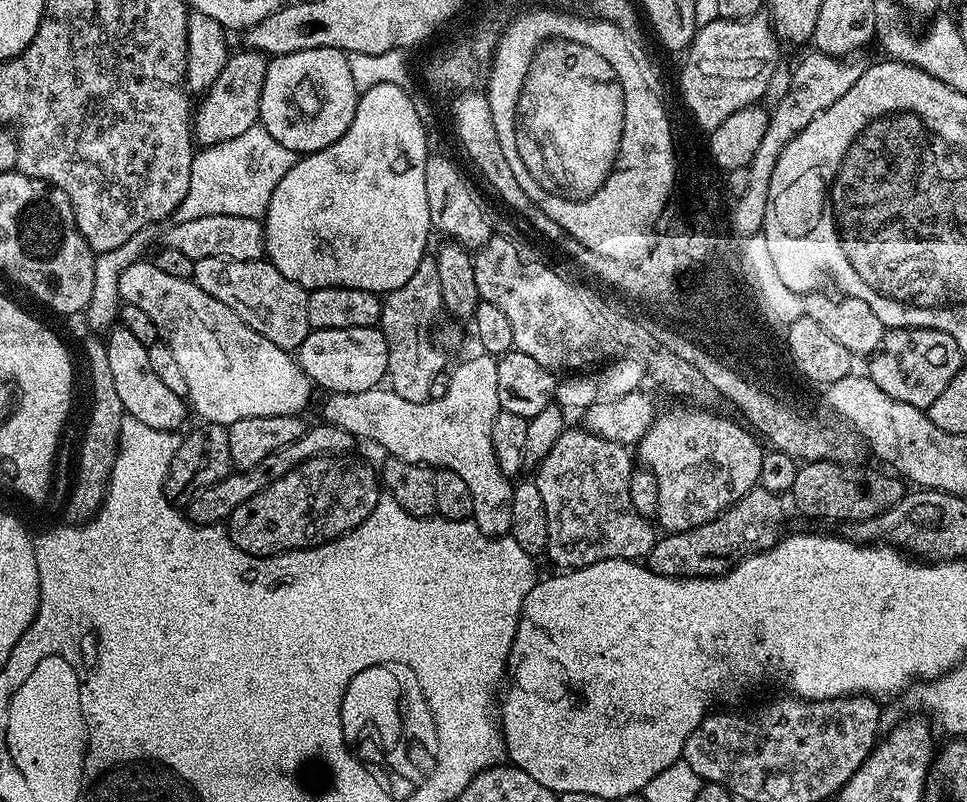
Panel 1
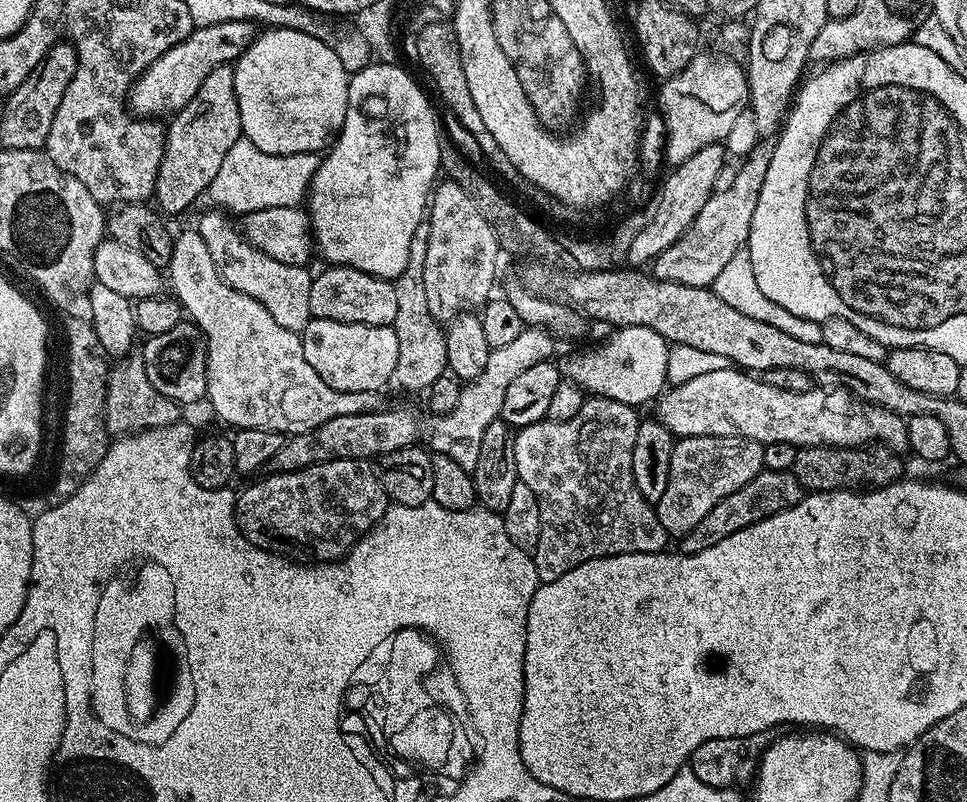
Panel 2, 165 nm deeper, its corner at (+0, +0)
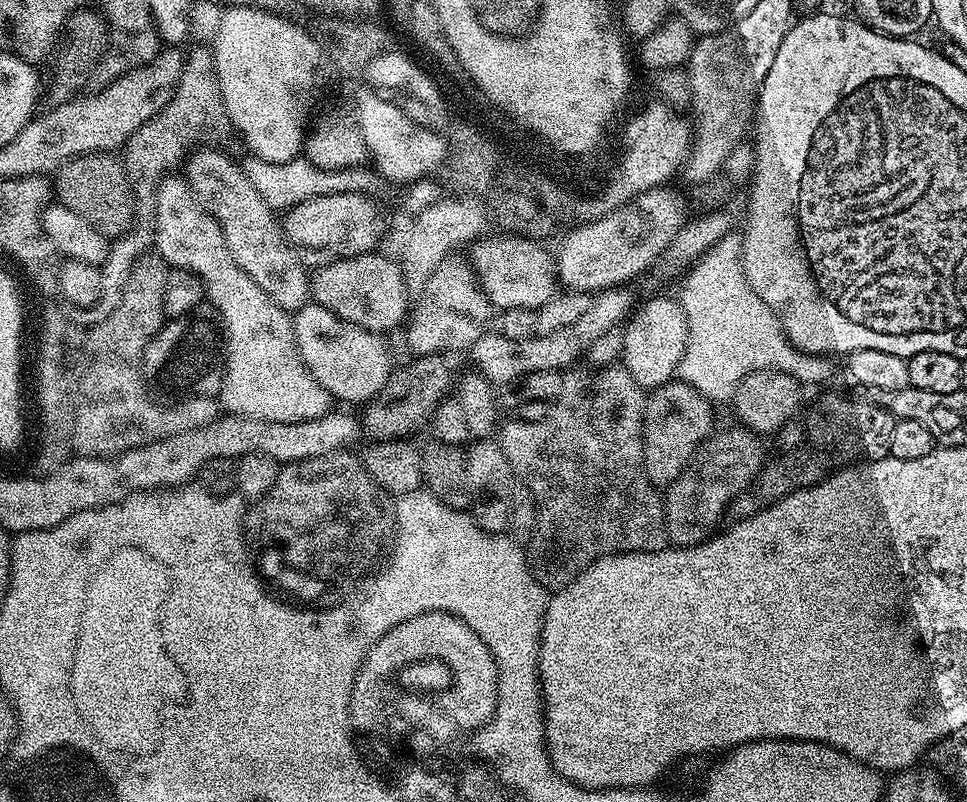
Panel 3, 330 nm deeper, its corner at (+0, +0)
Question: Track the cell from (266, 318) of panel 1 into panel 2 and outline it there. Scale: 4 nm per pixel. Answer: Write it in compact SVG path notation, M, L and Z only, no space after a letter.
M207 210L194 224L195 231L208 243L210 258L214 258L214 266L220 277L234 290L242 290L242 294L250 294L254 302L266 306L266 314L278 322L278 326L286 326L291 332L303 332L308 321L313 319L310 314L310 286L313 273L307 267L298 264L278 262L278 258L270 258L270 254L262 254L242 238L239 227L231 224L229 217L220 210Z

